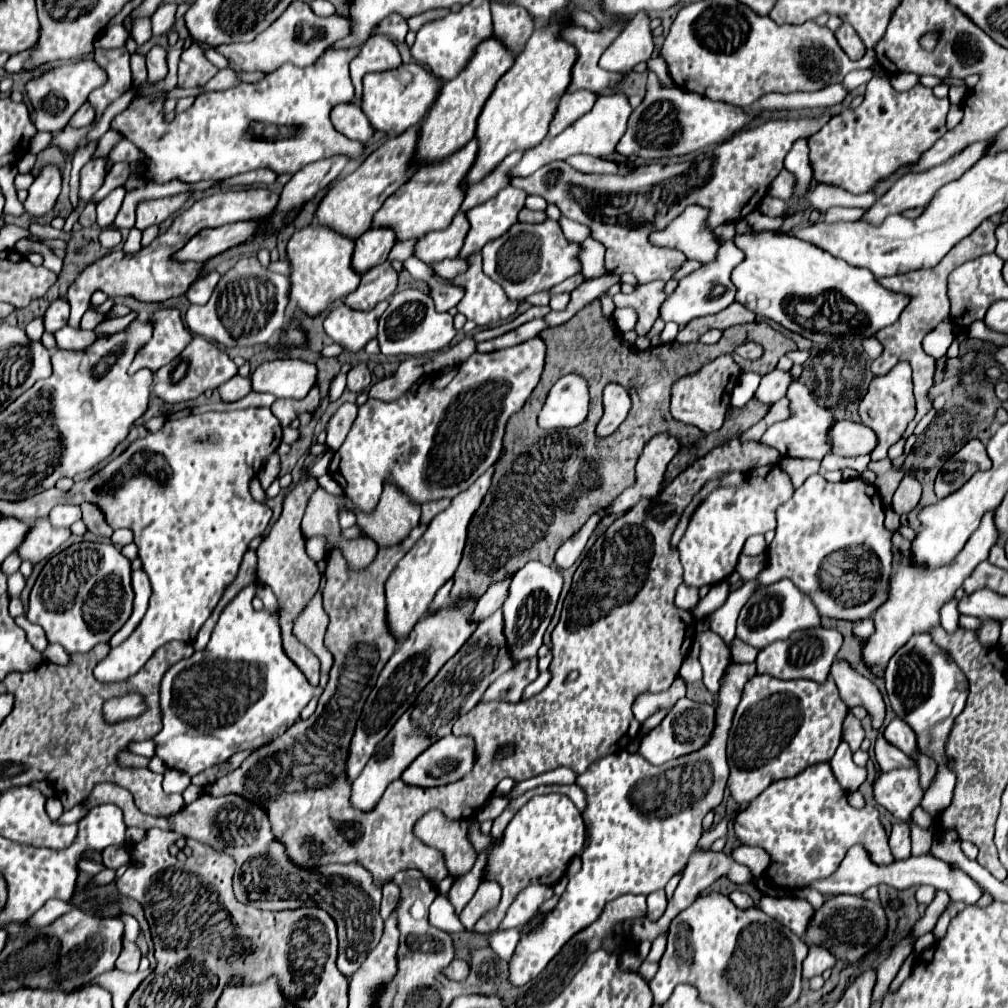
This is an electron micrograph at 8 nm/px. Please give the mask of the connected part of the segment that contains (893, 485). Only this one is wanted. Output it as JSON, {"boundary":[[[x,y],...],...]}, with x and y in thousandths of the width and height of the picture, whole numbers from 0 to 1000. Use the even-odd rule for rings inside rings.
{"boundary":[[[874,455],[874,457],[864,457],[862,465],[870,469],[870,477],[868,483],[876,495],[876,503],[882,505],[884,503],[884,493],[892,481],[892,477],[896,475],[896,469],[892,465],[886,465],[882,455]]]}

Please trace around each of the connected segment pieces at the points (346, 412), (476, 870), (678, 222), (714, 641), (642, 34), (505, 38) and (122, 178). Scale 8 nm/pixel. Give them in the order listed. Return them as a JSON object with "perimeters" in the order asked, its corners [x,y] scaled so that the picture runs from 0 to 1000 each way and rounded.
{"perimeters":[[[[340,400],[326,417],[322,438],[330,448],[334,447],[340,440],[340,438],[342,438],[354,408],[355,403],[352,400]]],[[[481,846],[473,848],[473,854],[471,854],[469,861],[463,867],[451,872],[446,881],[444,891],[453,908],[456,907],[473,884],[475,874],[477,874],[477,862],[481,860],[481,852],[483,852]]],[[[682,205],[672,213],[660,227],[644,231],[648,243],[668,245],[680,251],[682,257],[691,257],[693,261],[705,261],[711,257],[711,249],[717,243],[709,229],[701,221],[703,207],[699,205]]],[[[703,624],[693,628],[691,636],[695,638],[693,656],[697,660],[697,678],[705,688],[709,688],[713,684],[713,674],[715,674],[717,666],[725,658],[723,642],[719,640],[719,636],[715,632],[707,630],[707,626],[703,626]]],[[[634,11],[620,31],[600,49],[594,64],[604,70],[626,70],[632,63],[644,61],[646,53],[648,37],[644,33],[644,13]]],[[[487,5],[489,13],[489,27],[491,27],[491,37],[507,51],[515,53],[519,51],[521,43],[525,41],[525,35],[531,31],[529,17],[513,5]]],[[[112,162],[112,166],[106,172],[106,178],[104,178],[102,186],[94,191],[94,195],[90,199],[96,201],[98,197],[102,197],[108,189],[112,189],[118,184],[122,184],[126,180],[126,176],[128,176],[128,162]]]]}

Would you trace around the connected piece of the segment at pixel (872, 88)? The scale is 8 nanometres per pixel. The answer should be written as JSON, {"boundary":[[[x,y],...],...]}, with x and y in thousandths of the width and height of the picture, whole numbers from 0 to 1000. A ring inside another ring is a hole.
{"boundary":[[[864,64],[866,76],[860,82],[858,98],[848,110],[836,110],[834,114],[828,114],[822,118],[820,126],[811,130],[811,134],[803,136],[803,148],[805,148],[805,166],[809,170],[809,176],[813,182],[826,182],[836,186],[842,191],[860,191],[866,188],[868,180],[884,174],[890,166],[898,162],[908,162],[916,150],[926,146],[926,142],[939,132],[938,126],[938,114],[941,110],[941,98],[932,98],[926,94],[922,86],[908,84],[904,90],[890,90],[884,84],[882,72],[872,64]]]}

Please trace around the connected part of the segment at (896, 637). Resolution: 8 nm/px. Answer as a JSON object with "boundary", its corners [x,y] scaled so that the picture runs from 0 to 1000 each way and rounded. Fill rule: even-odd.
{"boundary":[[[979,509],[971,521],[971,525],[963,531],[961,539],[953,545],[949,555],[943,559],[920,566],[920,564],[906,564],[894,559],[894,563],[888,566],[884,574],[884,584],[882,584],[882,594],[868,606],[866,618],[868,618],[868,628],[856,638],[854,644],[854,654],[860,662],[872,660],[880,662],[882,654],[892,646],[908,628],[922,628],[926,622],[932,620],[932,606],[934,602],[947,592],[947,586],[955,580],[955,576],[965,568],[965,564],[979,555],[981,545],[989,539],[991,531],[989,525],[985,523],[985,509]]]}

